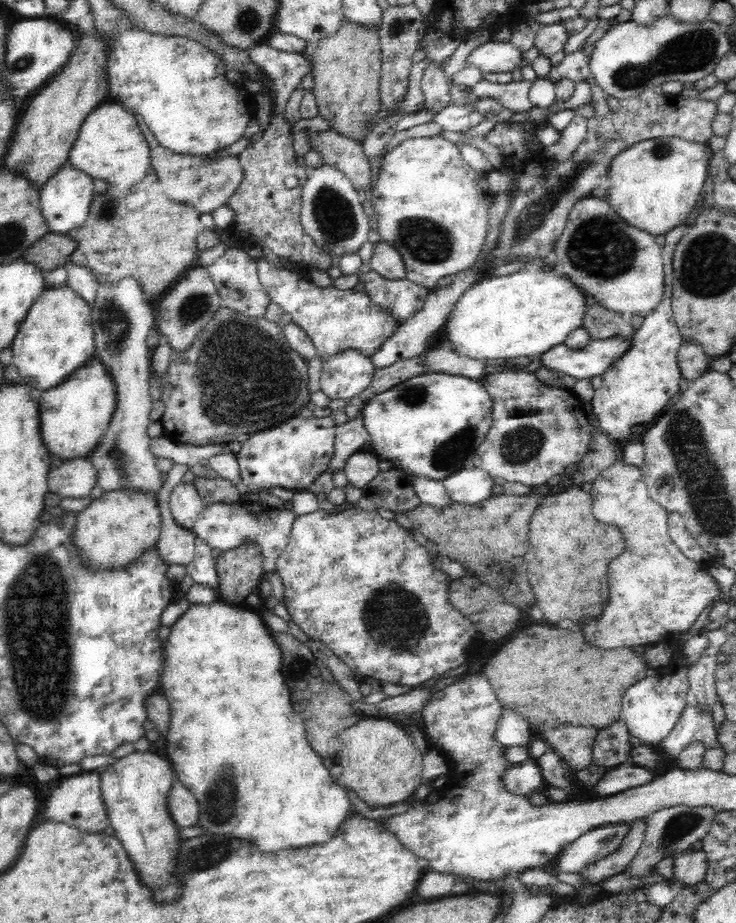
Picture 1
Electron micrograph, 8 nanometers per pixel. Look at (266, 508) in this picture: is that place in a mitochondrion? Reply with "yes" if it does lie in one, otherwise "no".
no

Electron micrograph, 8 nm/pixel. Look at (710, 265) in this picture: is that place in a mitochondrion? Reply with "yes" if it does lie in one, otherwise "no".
yes

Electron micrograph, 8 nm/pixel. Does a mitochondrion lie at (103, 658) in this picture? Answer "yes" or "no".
no

